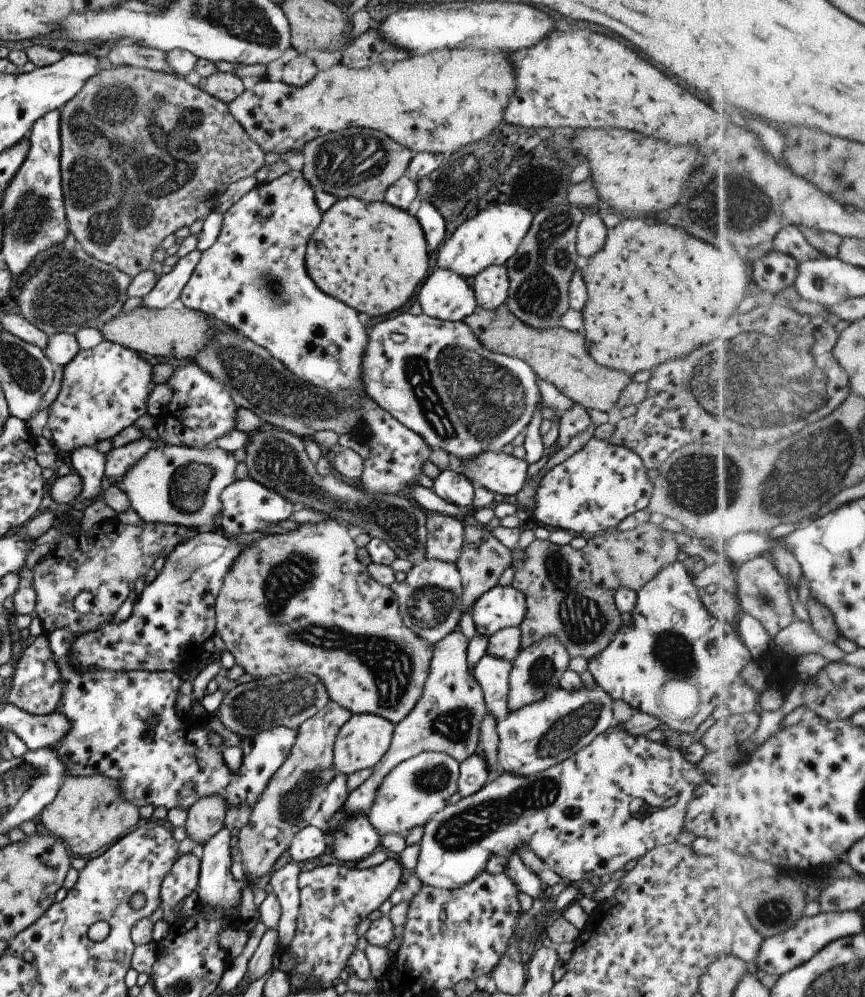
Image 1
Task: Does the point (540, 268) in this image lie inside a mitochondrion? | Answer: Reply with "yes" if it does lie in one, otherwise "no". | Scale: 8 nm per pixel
yes

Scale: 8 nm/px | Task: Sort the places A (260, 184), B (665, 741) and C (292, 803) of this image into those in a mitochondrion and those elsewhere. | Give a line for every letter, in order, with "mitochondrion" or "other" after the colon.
A: other
B: other
C: mitochondrion

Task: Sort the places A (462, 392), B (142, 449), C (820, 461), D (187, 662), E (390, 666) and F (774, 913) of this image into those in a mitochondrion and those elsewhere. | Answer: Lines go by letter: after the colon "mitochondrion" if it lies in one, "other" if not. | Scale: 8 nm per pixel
A: mitochondrion
B: other
C: mitochondrion
D: other
E: mitochondrion
F: mitochondrion

